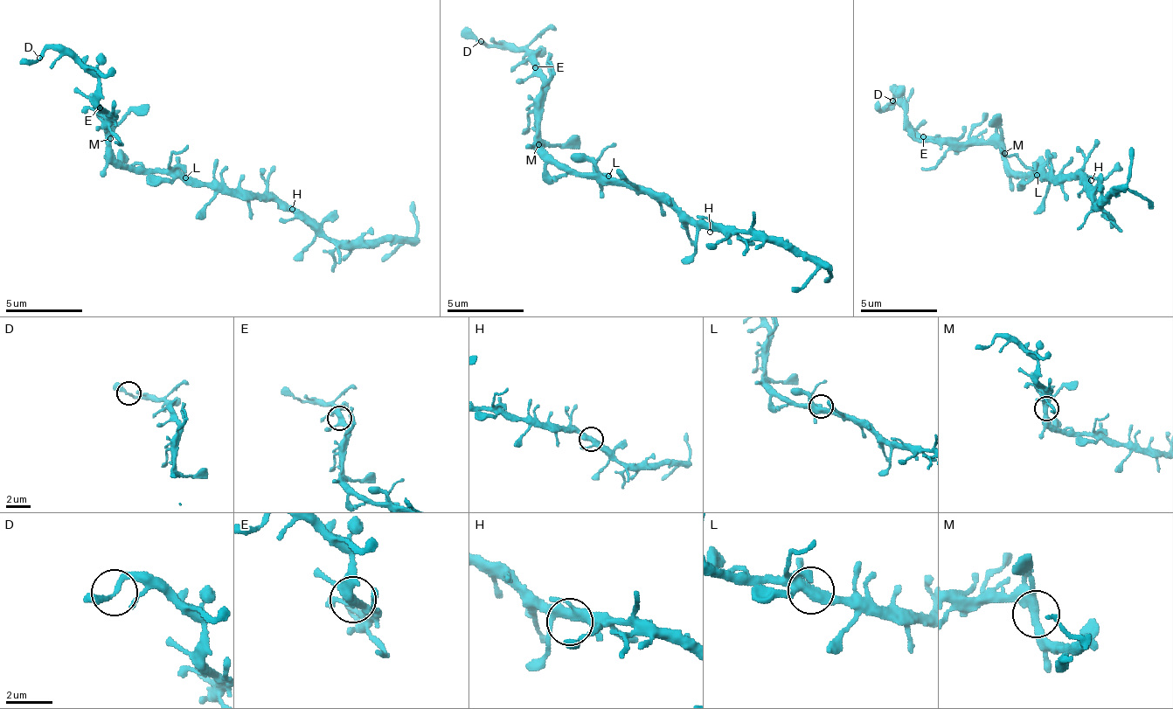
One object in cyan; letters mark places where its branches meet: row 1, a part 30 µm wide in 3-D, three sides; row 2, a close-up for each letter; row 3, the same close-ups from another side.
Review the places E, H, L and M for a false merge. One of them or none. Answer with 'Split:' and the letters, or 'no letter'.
Split: no letter

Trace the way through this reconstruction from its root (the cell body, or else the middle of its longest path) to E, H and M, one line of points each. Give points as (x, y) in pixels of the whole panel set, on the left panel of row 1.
E: (177, 175), (130, 172), (110, 150), (106, 122), (109, 118), (100, 107)
H: (177, 175), (201, 179), (204, 183), (220, 183), (232, 191), (276, 196), (292, 209)
M: (177, 175), (130, 172), (110, 150), (110, 138)

